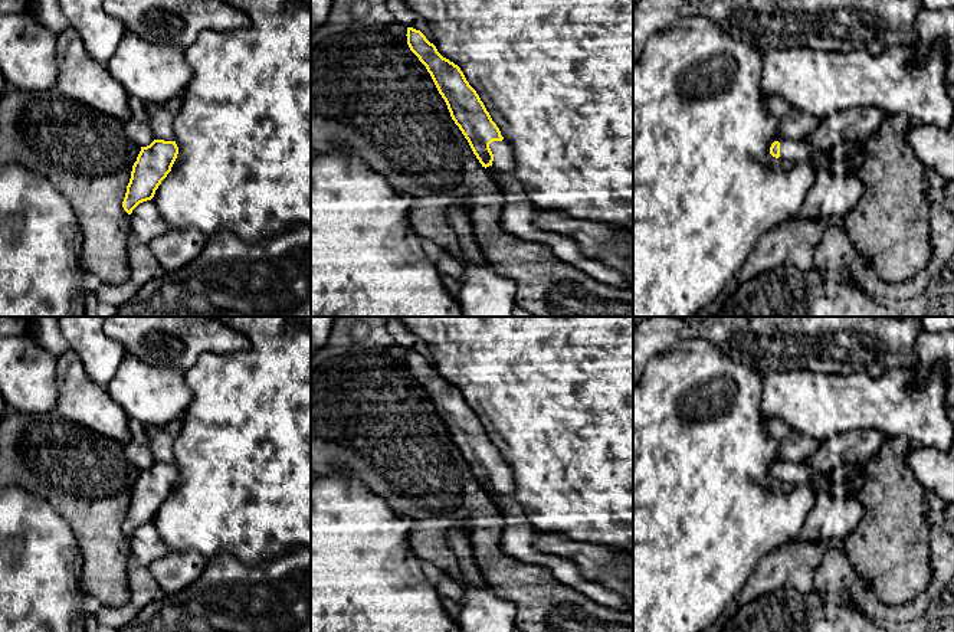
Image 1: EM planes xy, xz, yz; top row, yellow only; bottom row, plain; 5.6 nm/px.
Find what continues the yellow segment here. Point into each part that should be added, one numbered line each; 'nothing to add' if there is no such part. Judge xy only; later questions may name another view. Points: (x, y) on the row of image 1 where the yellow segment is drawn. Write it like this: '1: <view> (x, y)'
nothing to add

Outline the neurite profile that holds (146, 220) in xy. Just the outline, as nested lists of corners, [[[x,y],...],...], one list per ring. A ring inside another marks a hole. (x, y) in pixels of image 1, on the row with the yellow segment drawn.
[[[153,199],[140,203],[132,210],[130,215],[130,223],[131,233],[145,245],[170,230]]]

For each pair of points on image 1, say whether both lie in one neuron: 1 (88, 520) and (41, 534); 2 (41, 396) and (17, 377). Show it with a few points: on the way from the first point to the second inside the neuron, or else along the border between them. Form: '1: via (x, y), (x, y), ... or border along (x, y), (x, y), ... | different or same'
1: border along (46, 501), (68, 523), (82, 557) | different
2: via (35, 390), (23, 379) | same

